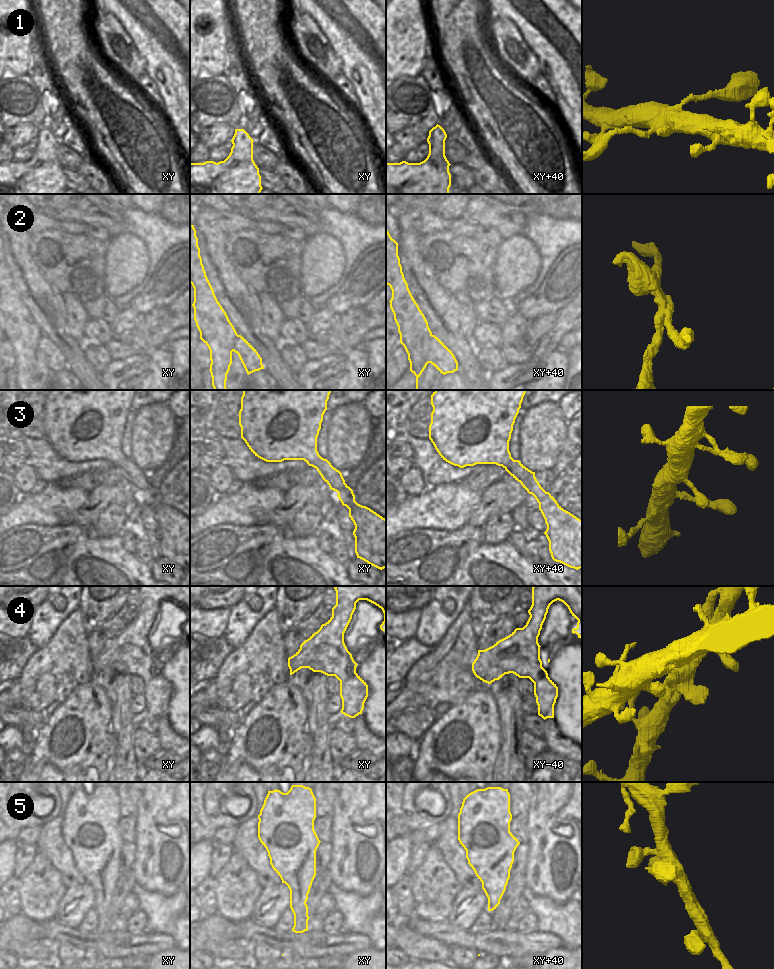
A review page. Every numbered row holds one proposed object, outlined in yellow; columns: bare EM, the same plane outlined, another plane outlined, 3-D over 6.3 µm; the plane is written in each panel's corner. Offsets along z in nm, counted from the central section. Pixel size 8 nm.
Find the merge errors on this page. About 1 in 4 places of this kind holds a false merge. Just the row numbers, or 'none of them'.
2.

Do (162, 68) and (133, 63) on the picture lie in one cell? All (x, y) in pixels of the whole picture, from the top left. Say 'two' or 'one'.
two

